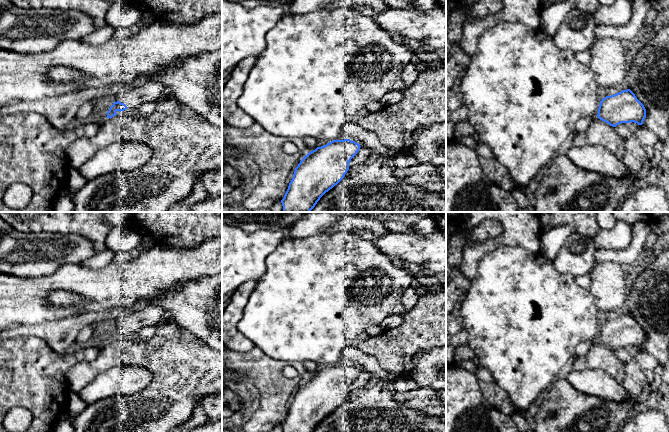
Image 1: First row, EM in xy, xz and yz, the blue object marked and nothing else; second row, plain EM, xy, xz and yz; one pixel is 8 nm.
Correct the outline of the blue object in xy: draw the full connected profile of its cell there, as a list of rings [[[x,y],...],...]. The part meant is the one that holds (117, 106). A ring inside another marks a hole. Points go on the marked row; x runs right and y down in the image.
[[[147,81],[141,87],[133,87],[113,103],[107,112],[107,118],[117,115],[127,108],[135,108],[143,103],[157,100],[163,93],[165,85],[158,81]]]

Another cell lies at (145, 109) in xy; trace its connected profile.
[[[165,86],[162,95],[155,101],[143,103],[135,108],[127,108],[124,111],[116,111],[117,114],[127,115],[131,118],[139,119],[151,115],[159,102],[174,97],[173,91],[170,87]]]

